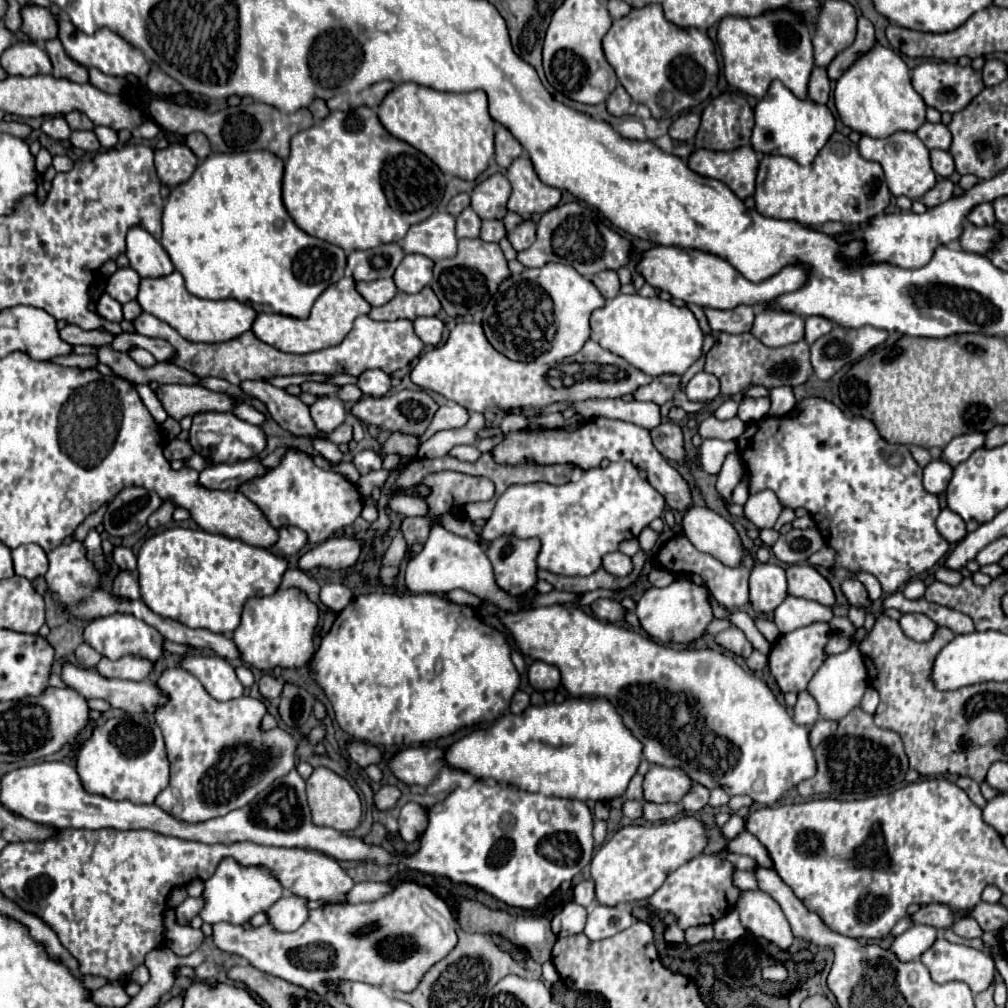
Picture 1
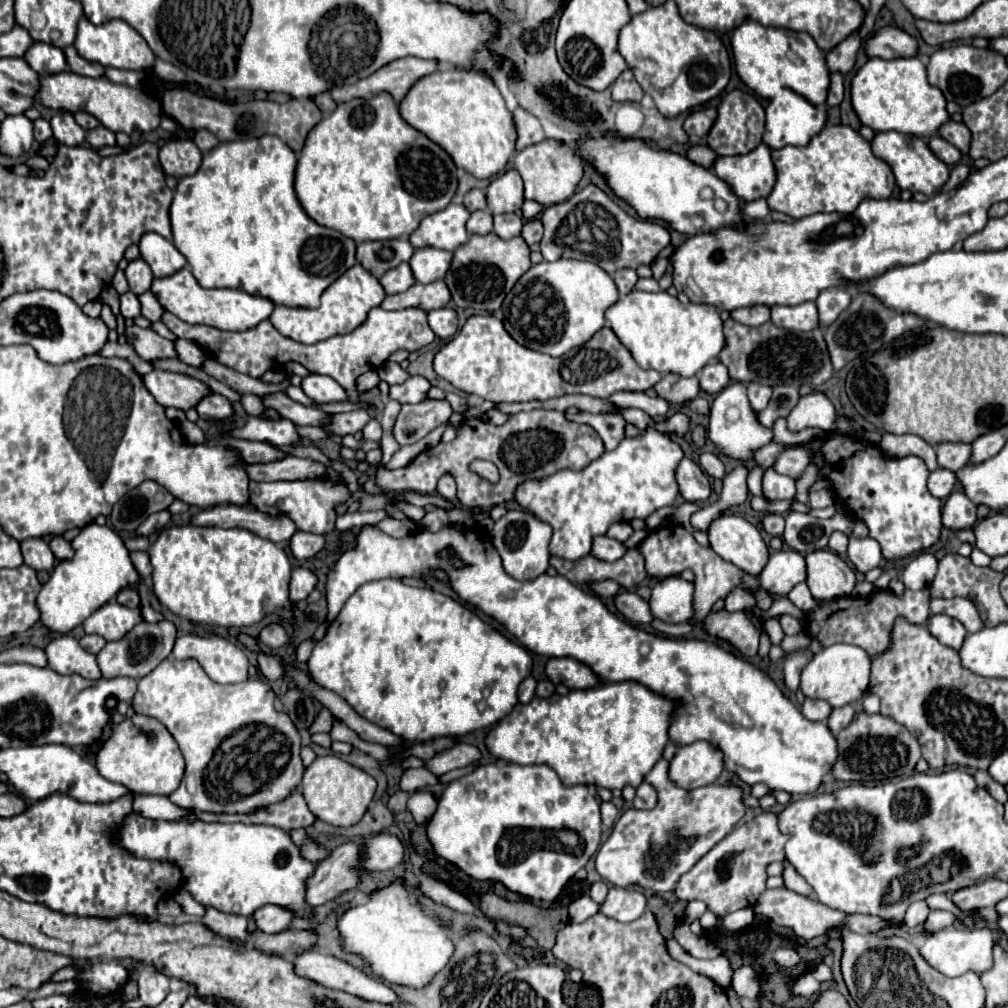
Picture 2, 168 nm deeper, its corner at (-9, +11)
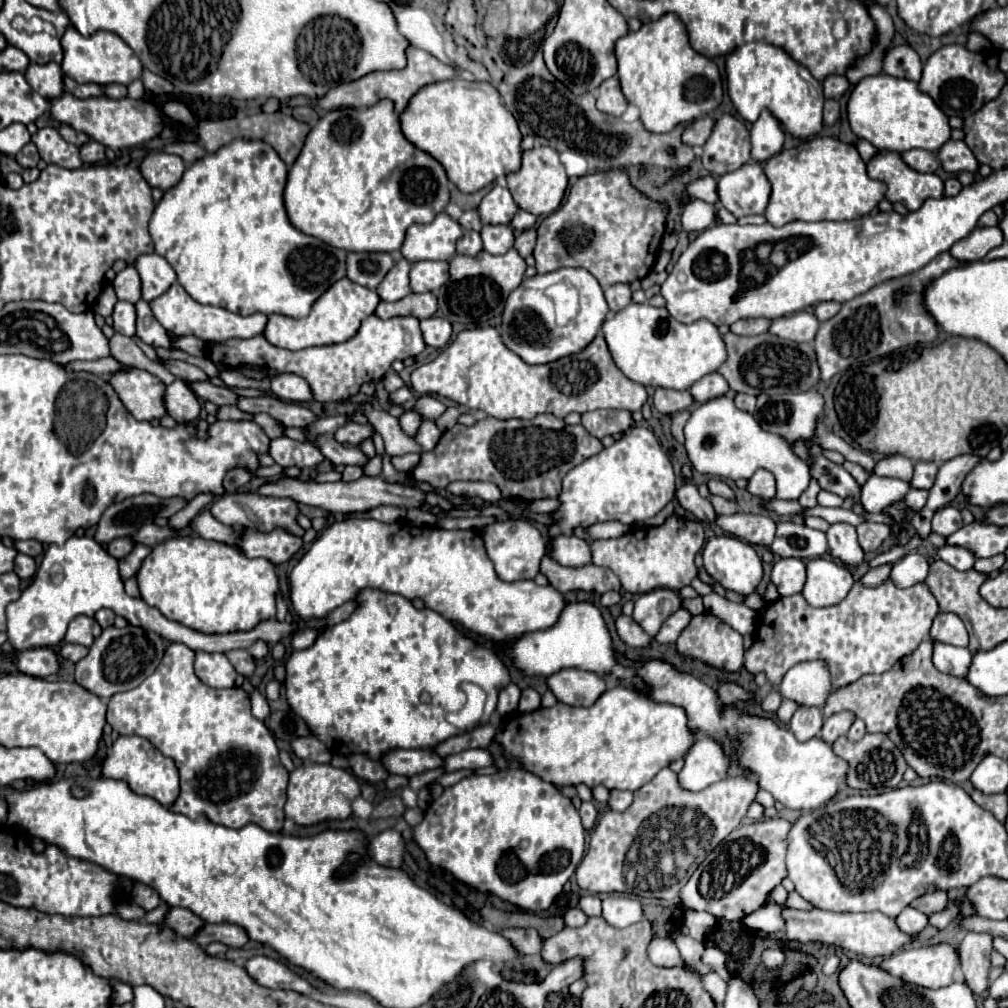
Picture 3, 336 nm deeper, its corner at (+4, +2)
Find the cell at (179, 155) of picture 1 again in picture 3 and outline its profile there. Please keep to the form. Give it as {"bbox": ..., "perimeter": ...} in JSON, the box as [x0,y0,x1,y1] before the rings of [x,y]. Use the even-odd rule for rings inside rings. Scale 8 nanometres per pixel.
{"bbox":[139,152,185,190],"perimeter":[[[155,152],[155,154],[149,154],[141,162],[139,170],[141,170],[143,178],[147,180],[147,184],[151,188],[169,190],[183,176],[185,164],[179,156],[173,156],[173,154],[167,154],[167,152]]]}

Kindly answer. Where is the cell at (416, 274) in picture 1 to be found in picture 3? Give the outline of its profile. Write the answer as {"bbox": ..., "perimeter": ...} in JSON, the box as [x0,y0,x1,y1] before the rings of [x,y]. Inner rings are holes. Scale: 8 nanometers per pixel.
{"bbox":[411,262,449,292],"perimeter":[[[415,262],[411,266],[411,290],[435,292],[449,278],[449,262]]]}

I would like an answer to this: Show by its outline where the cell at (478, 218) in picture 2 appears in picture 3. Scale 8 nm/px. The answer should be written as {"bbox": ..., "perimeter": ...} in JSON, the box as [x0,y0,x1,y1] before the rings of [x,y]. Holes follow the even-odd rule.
{"bbox":[457,232,483,256],"perimeter":[[[465,232],[463,238],[457,242],[457,254],[463,254],[463,256],[475,256],[483,250],[483,244],[481,244],[481,236],[479,232]]]}

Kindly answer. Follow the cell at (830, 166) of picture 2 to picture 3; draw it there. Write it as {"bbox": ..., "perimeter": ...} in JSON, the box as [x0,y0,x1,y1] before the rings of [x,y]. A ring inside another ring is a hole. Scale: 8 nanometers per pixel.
{"bbox":[763,138,885,226],"perimeter":[[[809,138],[801,142],[799,146],[791,150],[783,150],[781,154],[773,156],[763,164],[763,170],[773,186],[769,208],[765,212],[767,220],[773,226],[785,226],[795,220],[807,220],[807,222],[819,222],[819,220],[857,220],[867,214],[871,214],[877,204],[885,196],[885,186],[881,182],[875,182],[867,174],[867,164],[861,160],[857,148],[853,144],[845,144],[835,138]]]}

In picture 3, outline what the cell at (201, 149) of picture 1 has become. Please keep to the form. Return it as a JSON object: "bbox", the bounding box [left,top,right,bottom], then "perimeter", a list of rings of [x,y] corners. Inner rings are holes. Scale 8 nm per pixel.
{"bbox":[167,142,205,166],"perimeter":[[[177,142],[177,144],[169,144],[167,152],[171,154],[177,154],[183,158],[185,166],[191,166],[195,160],[203,158],[205,156],[205,148],[197,142]]]}

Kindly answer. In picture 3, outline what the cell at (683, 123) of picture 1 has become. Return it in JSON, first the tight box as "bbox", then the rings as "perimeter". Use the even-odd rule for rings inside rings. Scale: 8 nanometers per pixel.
{"bbox":[683,116,715,146],"perimeter":[[[711,116],[699,118],[691,122],[683,132],[683,142],[689,146],[703,146],[715,128],[715,120]]]}

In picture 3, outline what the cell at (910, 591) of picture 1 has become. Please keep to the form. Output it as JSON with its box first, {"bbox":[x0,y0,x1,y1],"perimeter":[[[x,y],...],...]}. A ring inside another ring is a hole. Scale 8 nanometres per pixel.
{"bbox":[891,554,929,586],"perimeter":[[[909,554],[899,562],[895,562],[891,570],[891,580],[897,586],[913,586],[915,582],[923,582],[927,578],[927,570],[929,570],[929,564],[925,556]]]}

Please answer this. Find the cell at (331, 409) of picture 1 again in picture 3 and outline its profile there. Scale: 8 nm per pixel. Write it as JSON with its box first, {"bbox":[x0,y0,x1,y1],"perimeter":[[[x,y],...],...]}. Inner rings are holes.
{"bbox":[269,374,311,402],"perimeter":[[[275,374],[269,378],[271,392],[289,402],[307,402],[311,400],[311,390],[307,390],[307,382],[297,374]]]}

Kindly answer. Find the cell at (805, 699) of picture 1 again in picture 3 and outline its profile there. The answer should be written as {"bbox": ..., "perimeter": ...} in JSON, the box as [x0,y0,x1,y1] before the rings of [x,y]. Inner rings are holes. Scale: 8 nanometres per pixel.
{"bbox":[789,706,823,742],"perimeter":[[[799,706],[789,724],[791,732],[801,742],[819,736],[821,726],[823,726],[823,714],[821,714],[821,708],[817,706]]]}

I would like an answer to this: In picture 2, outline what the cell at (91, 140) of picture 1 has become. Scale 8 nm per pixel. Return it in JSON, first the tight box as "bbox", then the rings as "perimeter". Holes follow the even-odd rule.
{"bbox":[86,127,116,147],"perimeter":[[[96,127],[96,129],[90,129],[86,131],[86,141],[92,145],[92,147],[104,147],[104,145],[116,145],[116,137],[110,129],[106,127]]]}

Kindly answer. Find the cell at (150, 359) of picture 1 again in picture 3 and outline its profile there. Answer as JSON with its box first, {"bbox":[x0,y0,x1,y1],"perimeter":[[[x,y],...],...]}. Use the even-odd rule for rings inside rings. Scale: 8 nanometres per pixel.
{"bbox":[163,360,209,382],"perimeter":[[[163,360],[163,364],[171,370],[171,374],[175,374],[181,380],[187,380],[187,382],[203,382],[203,380],[209,380],[209,376],[201,368],[191,366],[187,362],[181,362],[181,360]]]}

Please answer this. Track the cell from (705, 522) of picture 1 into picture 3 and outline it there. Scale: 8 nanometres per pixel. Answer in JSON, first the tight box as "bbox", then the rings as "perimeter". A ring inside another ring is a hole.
{"bbox":[703,536,763,594],"perimeter":[[[713,536],[711,540],[707,540],[705,548],[703,548],[703,566],[705,572],[717,582],[721,584],[725,590],[737,592],[737,594],[751,594],[755,592],[755,588],[759,586],[761,578],[763,578],[763,566],[761,566],[761,558],[755,552],[755,548],[751,544],[745,544],[739,538],[733,536]]]}

